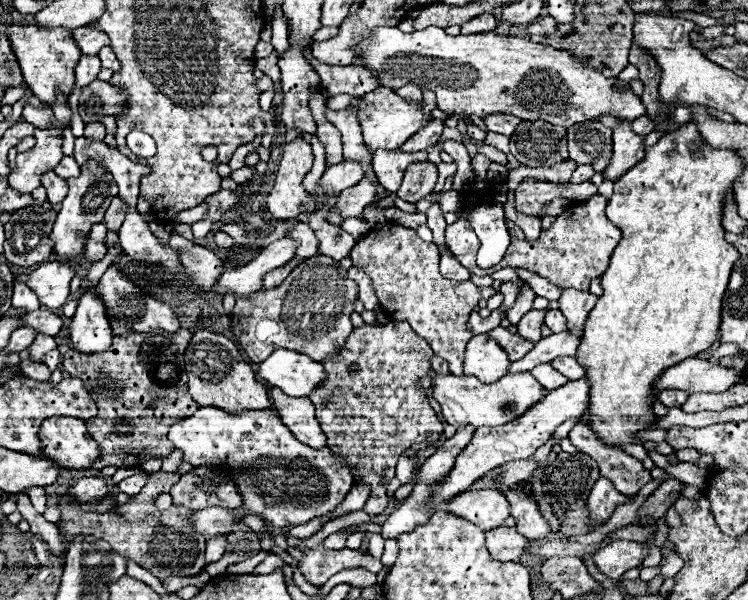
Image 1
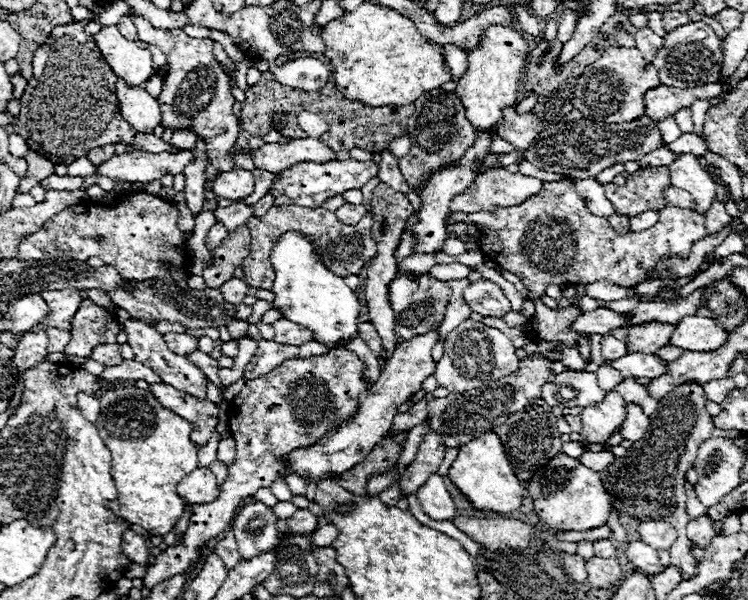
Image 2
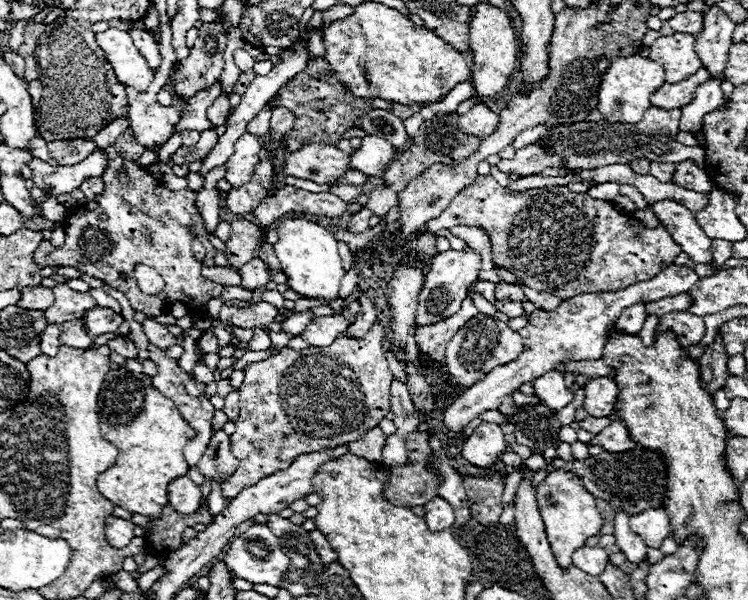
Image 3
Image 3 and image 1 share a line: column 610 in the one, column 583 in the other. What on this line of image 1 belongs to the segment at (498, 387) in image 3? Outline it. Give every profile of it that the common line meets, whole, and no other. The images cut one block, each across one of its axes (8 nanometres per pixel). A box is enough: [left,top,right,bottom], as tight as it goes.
[560,288,598,336]

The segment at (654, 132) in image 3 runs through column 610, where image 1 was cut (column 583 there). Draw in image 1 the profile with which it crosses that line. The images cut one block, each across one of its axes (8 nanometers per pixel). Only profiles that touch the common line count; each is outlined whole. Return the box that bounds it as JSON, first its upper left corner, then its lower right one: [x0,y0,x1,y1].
[568,120,612,172]

